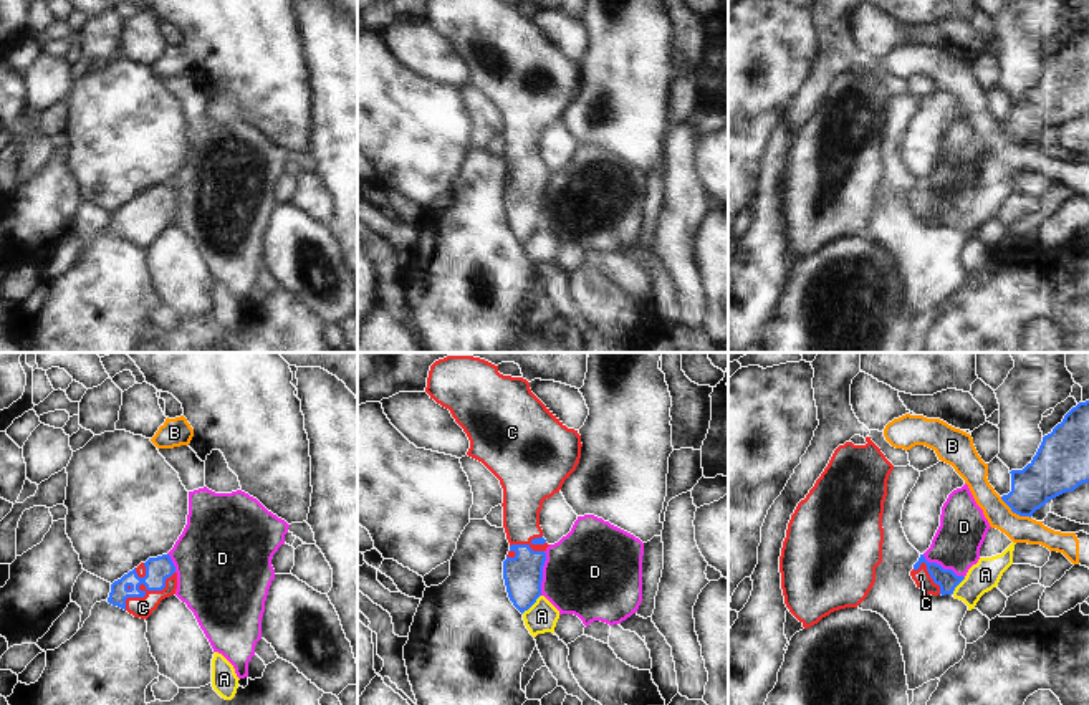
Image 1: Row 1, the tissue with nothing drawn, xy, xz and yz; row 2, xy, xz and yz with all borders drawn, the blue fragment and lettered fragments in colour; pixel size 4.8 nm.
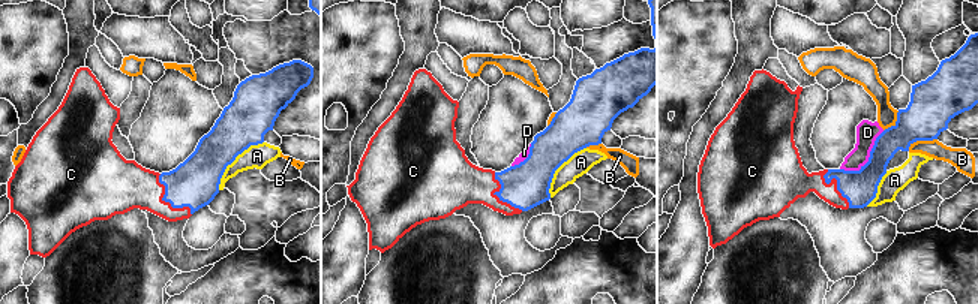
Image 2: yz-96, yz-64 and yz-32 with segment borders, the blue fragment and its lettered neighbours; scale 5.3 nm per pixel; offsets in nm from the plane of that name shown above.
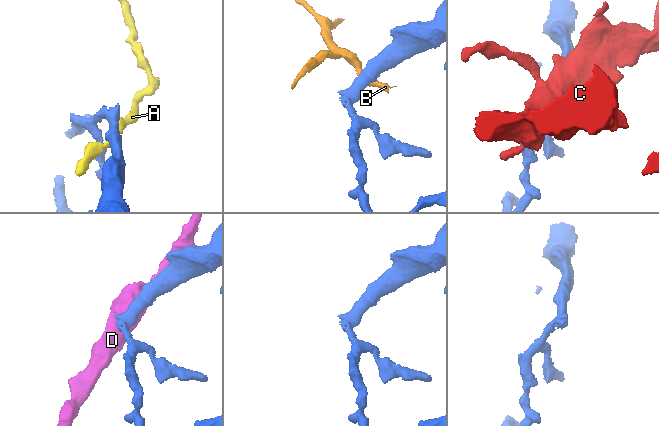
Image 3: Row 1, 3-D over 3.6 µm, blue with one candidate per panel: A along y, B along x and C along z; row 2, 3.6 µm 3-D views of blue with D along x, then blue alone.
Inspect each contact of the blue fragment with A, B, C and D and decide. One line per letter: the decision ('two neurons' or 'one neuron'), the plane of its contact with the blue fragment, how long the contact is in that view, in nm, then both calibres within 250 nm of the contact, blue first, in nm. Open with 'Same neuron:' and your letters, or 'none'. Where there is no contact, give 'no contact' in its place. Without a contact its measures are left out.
Same neuron: C
A: two neurons; contact in xz; length 130 nm; calibres 190 and 150 nm
B: two neurons; contact in yz; length 190 nm; calibres 220 and 130 nm
C: one neuron; contact in xy; length 320 nm; calibres 120 and 100 nm
D: two neurons; contact in xz; length 220 nm; calibres 190 and 440 nm

